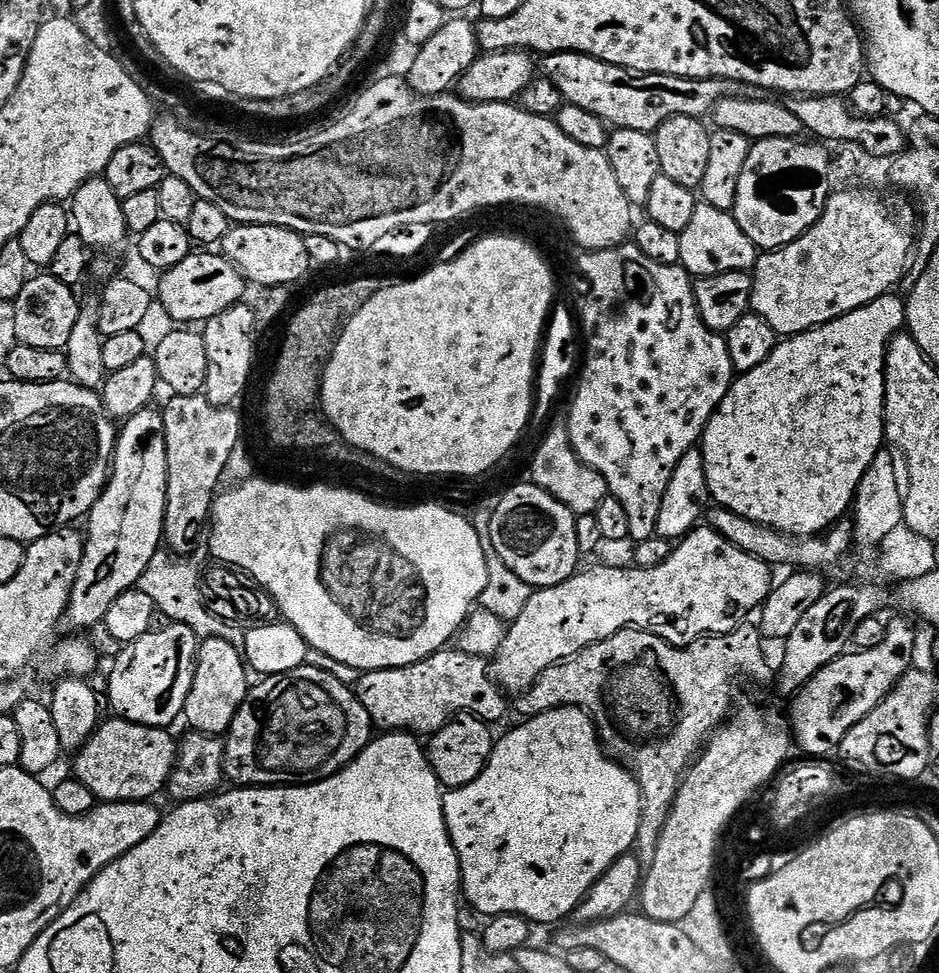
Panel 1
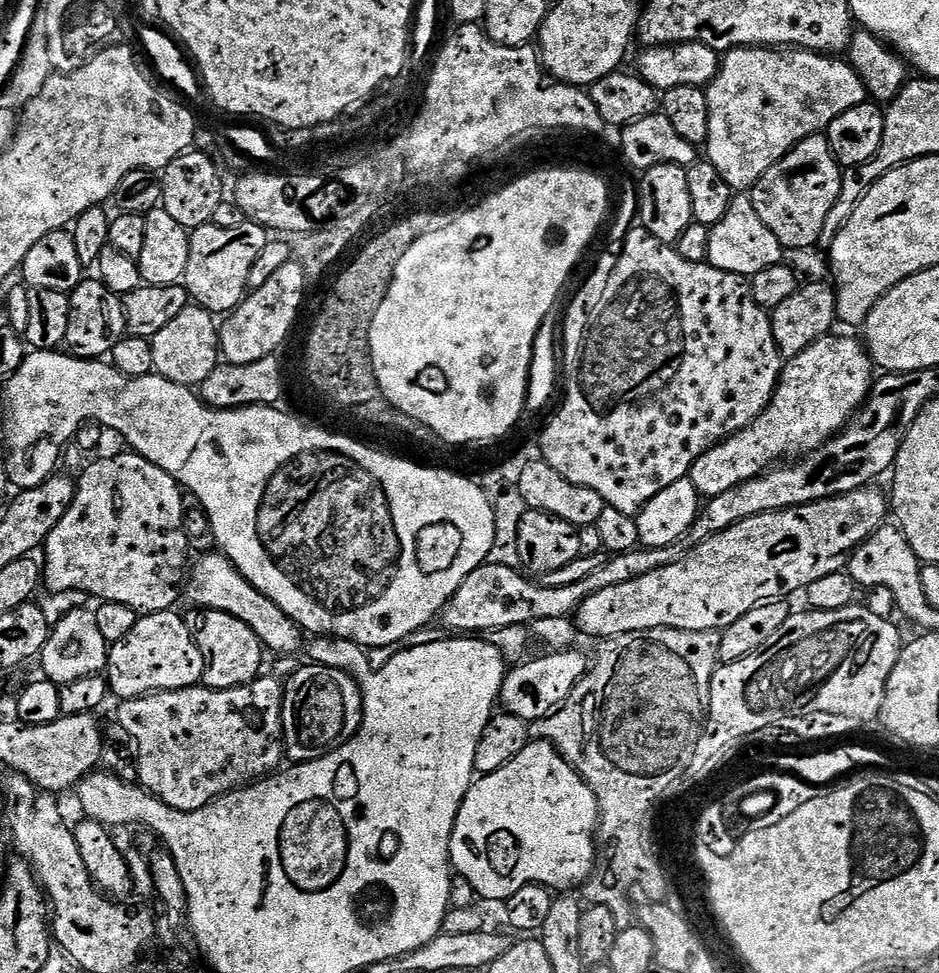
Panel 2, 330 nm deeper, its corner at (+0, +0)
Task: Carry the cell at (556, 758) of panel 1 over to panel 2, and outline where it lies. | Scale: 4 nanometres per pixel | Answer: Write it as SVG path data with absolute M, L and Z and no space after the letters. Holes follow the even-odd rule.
M532 740L524 745L523 750L518 753L510 762L506 762L506 766L502 766L498 770L494 770L488 776L480 776L468 789L466 798L462 802L462 806L456 815L454 822L454 830L452 831L452 851L450 853L450 863L459 875L466 878L473 887L475 895L482 898L485 896L488 900L500 900L506 902L514 894L518 894L518 890L522 890L522 886L530 886L531 884L540 884L549 890L572 890L575 884L580 884L592 876L596 863L596 848L598 849L598 825L600 822L600 807L596 801L596 795L590 790L590 786L580 777L579 772L565 760L560 753L559 747L549 744L546 740Z

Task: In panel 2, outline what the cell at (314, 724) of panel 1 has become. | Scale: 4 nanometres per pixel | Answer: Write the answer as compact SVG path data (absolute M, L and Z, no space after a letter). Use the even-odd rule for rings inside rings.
M311 662L305 665L286 680L282 706L284 756L297 764L321 760L354 736L364 720L360 686L348 673Z

